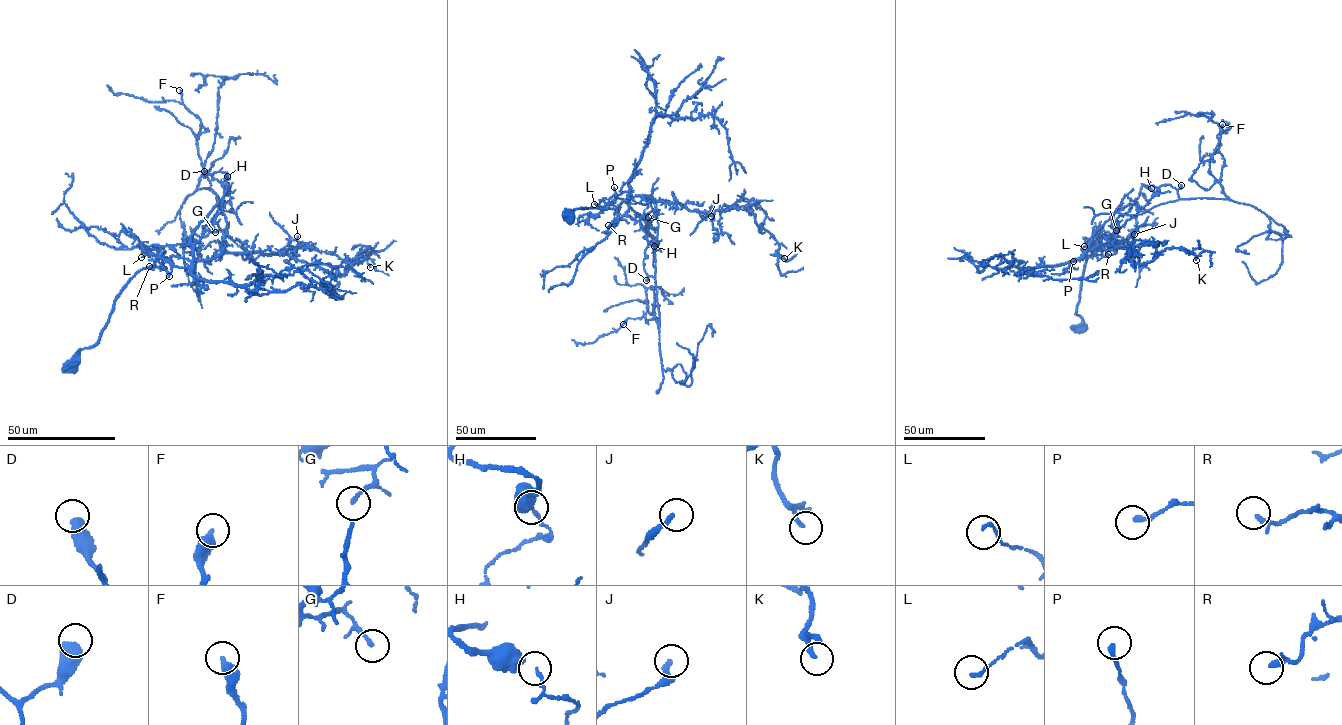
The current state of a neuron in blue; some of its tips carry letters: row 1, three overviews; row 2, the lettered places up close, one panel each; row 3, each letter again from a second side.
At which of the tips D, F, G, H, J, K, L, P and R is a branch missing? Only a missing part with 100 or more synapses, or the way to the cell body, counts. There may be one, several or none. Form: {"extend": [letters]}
{"extend": []}

